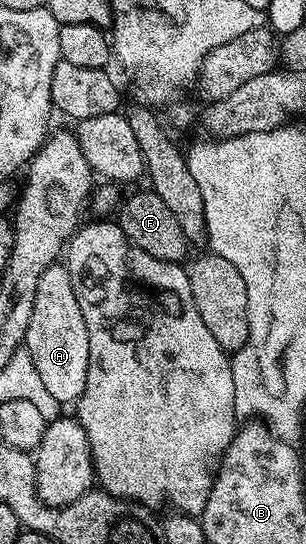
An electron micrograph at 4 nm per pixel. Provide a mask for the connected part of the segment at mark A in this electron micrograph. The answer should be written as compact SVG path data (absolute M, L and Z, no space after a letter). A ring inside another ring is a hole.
M64 263L50 266L40 277L35 304L29 315L24 349L32 357L36 373L48 393L63 405L77 402L87 384L88 329L76 299L71 274Z

